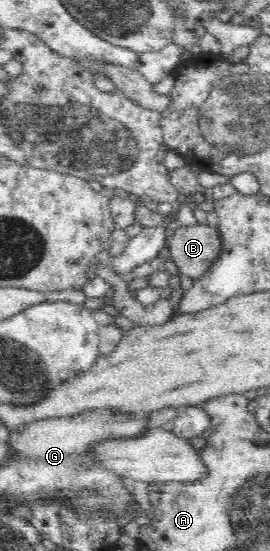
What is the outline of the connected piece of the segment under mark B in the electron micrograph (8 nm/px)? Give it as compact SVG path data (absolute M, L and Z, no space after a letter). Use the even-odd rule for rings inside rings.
M188 223L175 226L168 237L165 252L177 265L178 273L190 279L200 279L222 249L218 227Z

